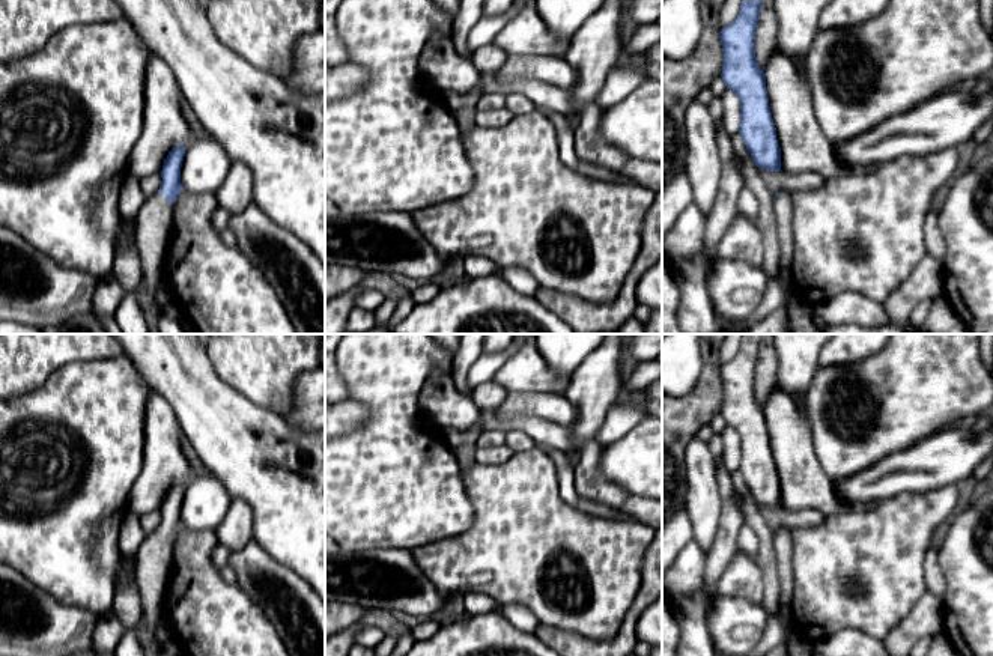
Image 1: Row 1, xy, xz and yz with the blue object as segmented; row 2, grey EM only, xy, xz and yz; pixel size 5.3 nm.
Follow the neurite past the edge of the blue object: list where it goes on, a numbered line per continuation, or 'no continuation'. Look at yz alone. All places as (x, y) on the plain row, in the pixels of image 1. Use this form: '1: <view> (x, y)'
1: yz (783, 543)

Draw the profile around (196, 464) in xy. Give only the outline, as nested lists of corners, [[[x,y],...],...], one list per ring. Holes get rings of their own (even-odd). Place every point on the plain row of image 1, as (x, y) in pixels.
[[[182,433],[182,445],[184,445],[184,451],[190,460],[190,465],[193,468],[193,474],[208,474],[205,465],[202,463],[202,460],[199,459],[193,445],[190,444],[190,441],[187,439],[187,436],[184,433]]]

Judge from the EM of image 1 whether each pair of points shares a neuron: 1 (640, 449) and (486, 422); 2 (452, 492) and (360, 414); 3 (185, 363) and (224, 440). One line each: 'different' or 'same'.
1: different
2: different
3: same

